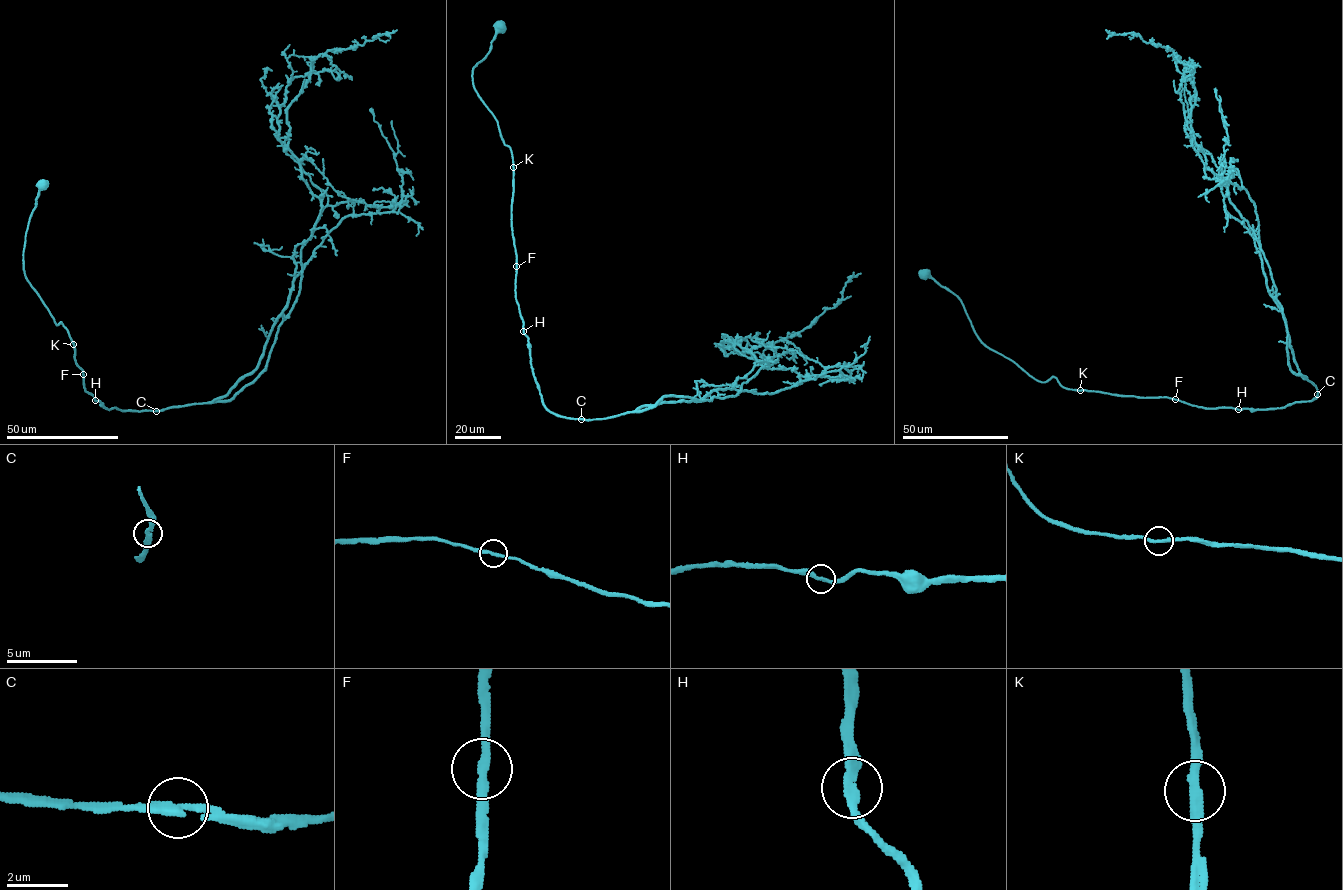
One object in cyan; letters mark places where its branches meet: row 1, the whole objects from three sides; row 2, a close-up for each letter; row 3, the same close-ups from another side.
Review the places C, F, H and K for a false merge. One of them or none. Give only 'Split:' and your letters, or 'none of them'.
Split: none of them

